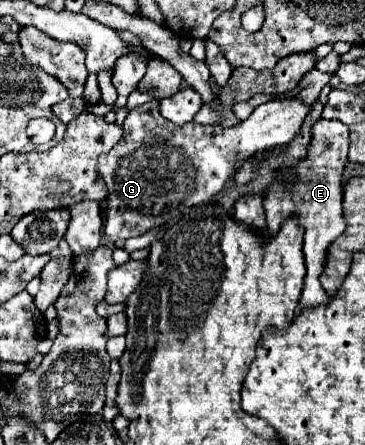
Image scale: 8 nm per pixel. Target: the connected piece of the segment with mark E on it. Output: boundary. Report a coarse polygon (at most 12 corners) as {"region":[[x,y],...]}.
{"region":[[321,119],[297,183],[263,199],[267,235],[287,217],[305,229],[303,309],[327,305],[319,283],[345,231],[341,175],[349,127]]}

